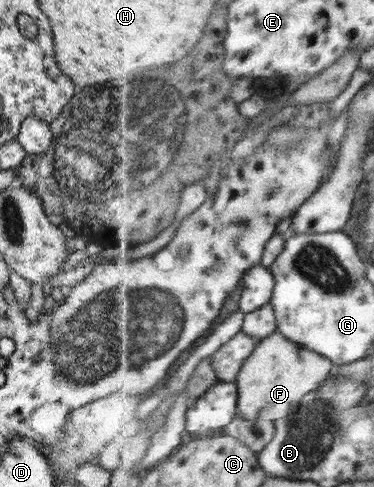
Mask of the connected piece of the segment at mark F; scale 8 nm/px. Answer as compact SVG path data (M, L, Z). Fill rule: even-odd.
M277 332L264 338L244 363L236 380L239 391L238 418L276 421L297 412L297 408L311 399L335 368L326 357L291 342L283 333Z

